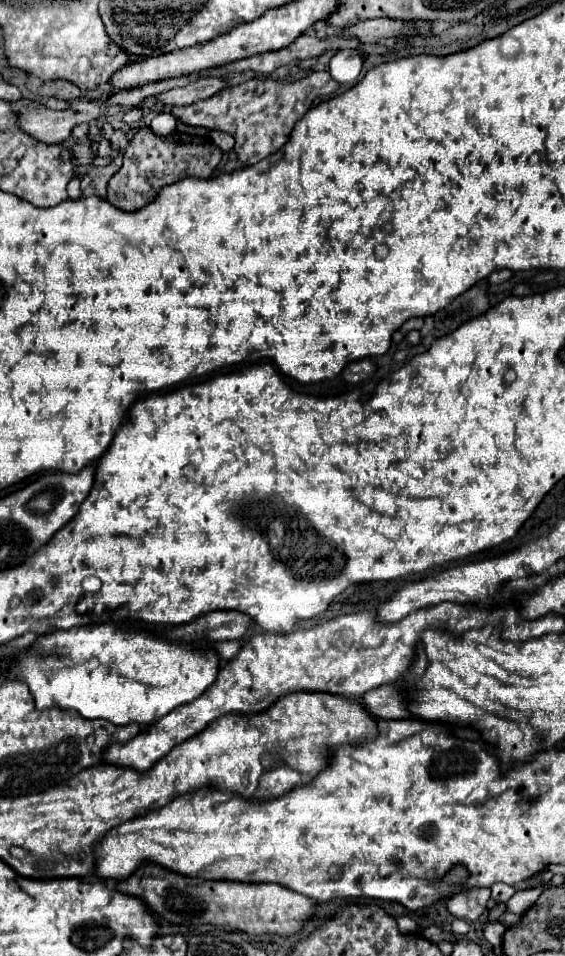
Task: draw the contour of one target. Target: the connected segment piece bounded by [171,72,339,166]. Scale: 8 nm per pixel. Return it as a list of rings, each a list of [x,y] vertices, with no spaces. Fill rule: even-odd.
[[[313,72],[297,82],[275,82],[267,78],[255,78],[241,86],[231,86],[219,94],[199,100],[187,106],[171,108],[171,114],[189,124],[207,130],[221,130],[235,138],[235,152],[245,166],[251,166],[269,154],[283,148],[293,126],[305,116],[317,96],[327,96],[339,90],[339,82],[329,72]]]

